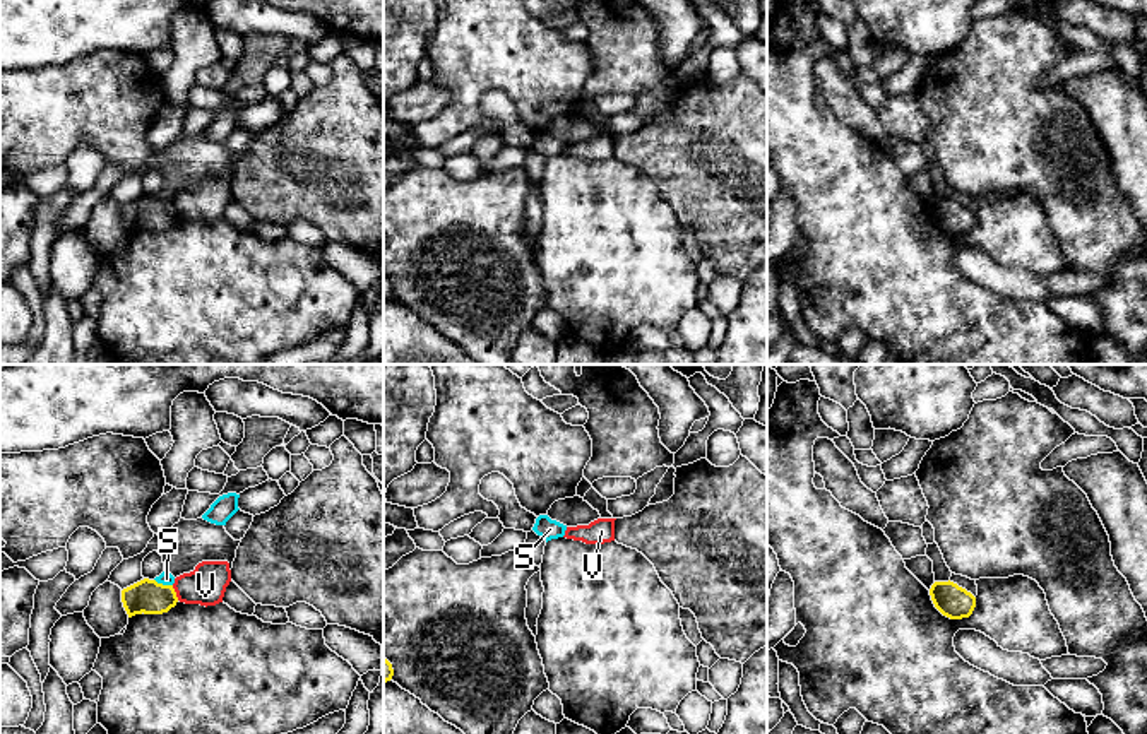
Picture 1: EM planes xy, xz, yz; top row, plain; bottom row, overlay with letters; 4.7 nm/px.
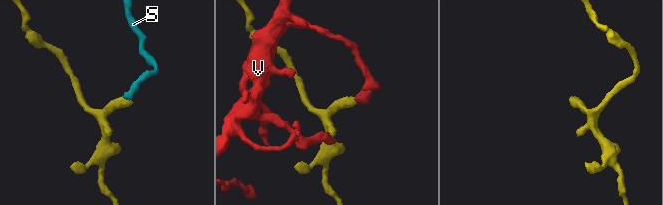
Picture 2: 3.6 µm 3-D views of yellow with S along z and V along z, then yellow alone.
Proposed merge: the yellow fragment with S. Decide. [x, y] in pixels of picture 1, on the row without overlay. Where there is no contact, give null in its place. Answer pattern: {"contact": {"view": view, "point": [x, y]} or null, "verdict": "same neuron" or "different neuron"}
{"contact": {"view": "xy", "point": [161, 201]}, "verdict": "different neuron"}

